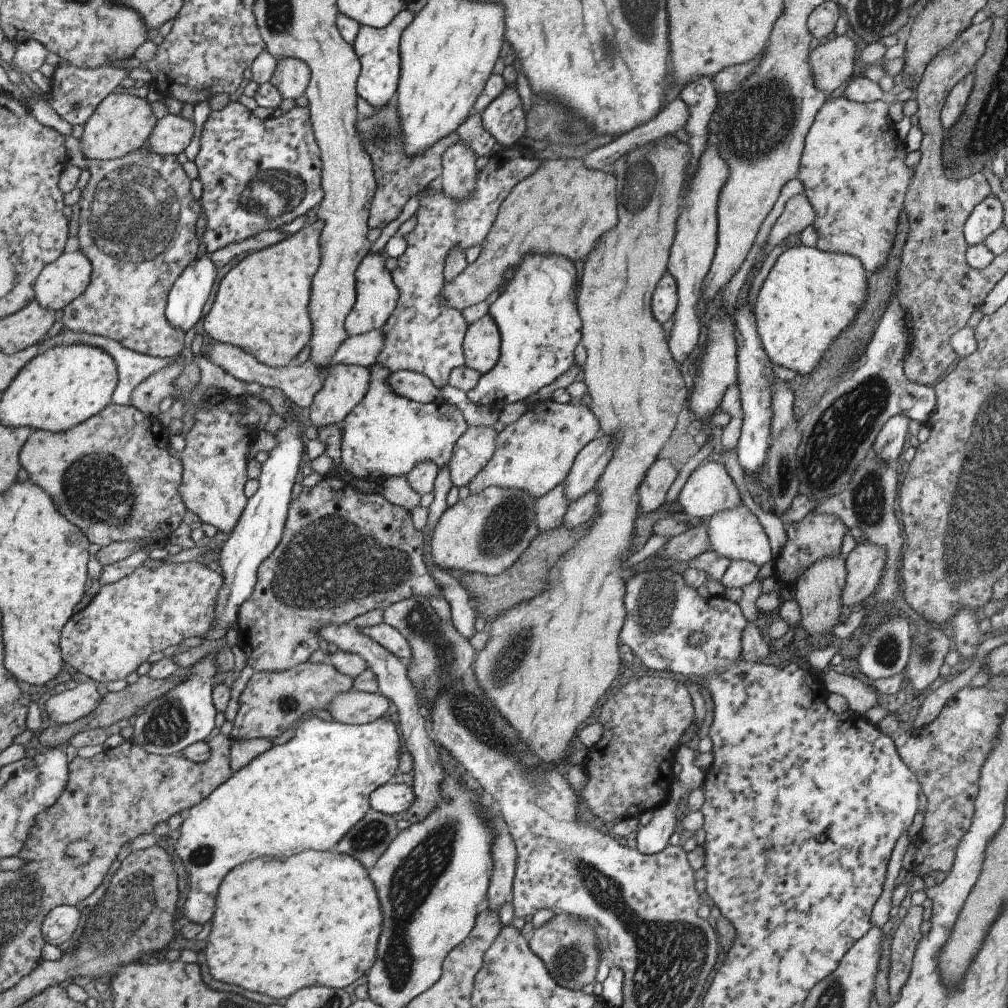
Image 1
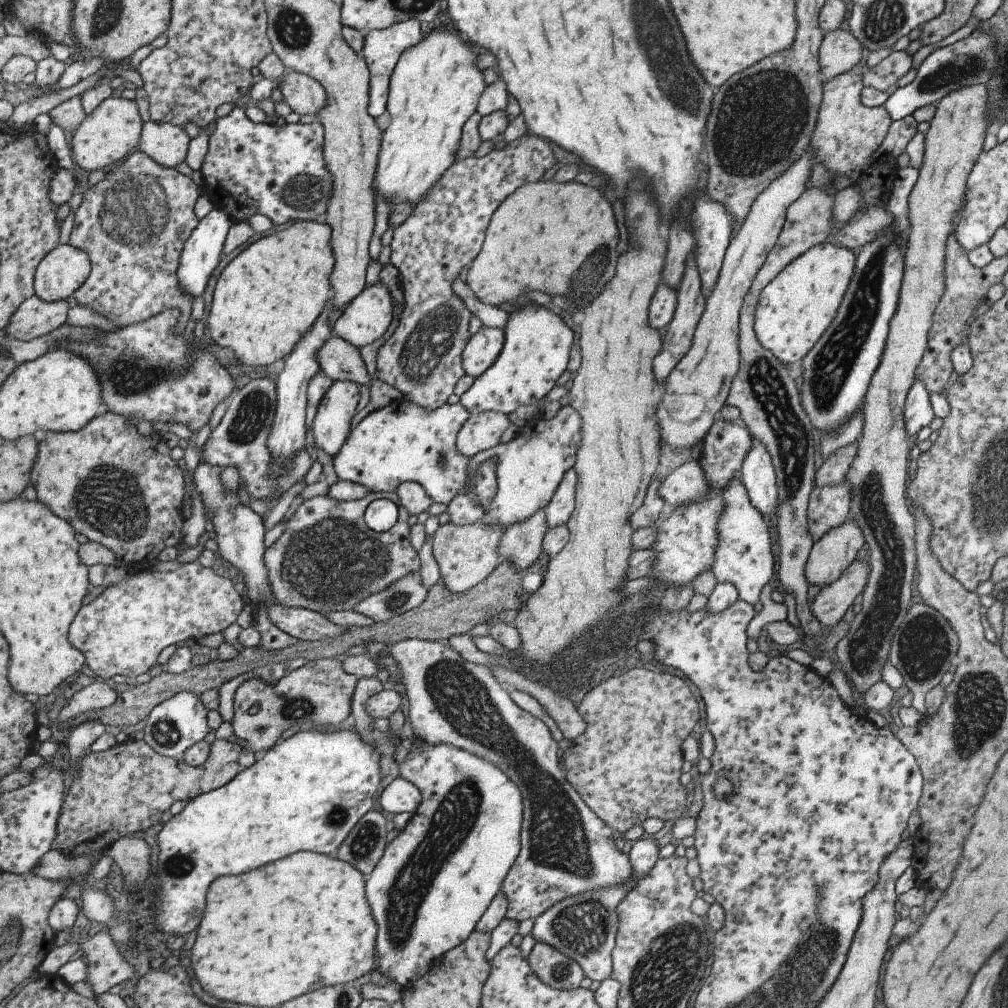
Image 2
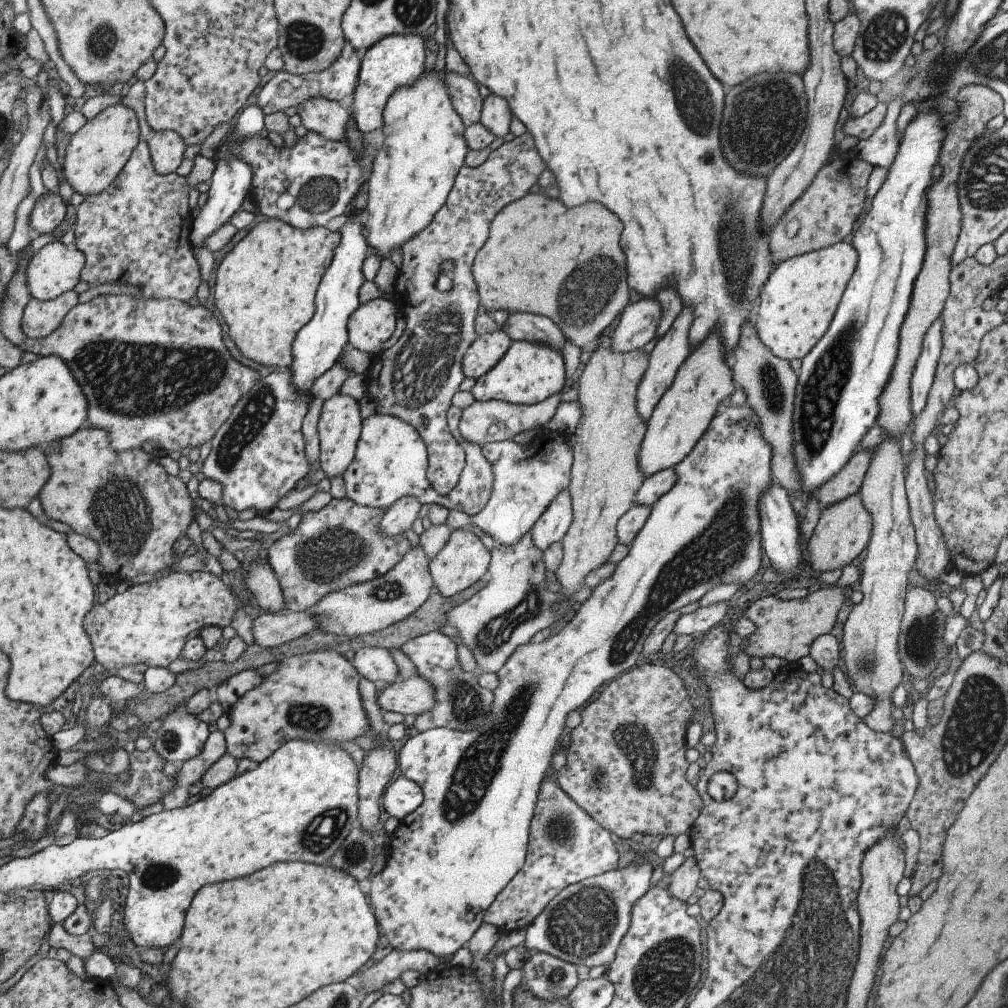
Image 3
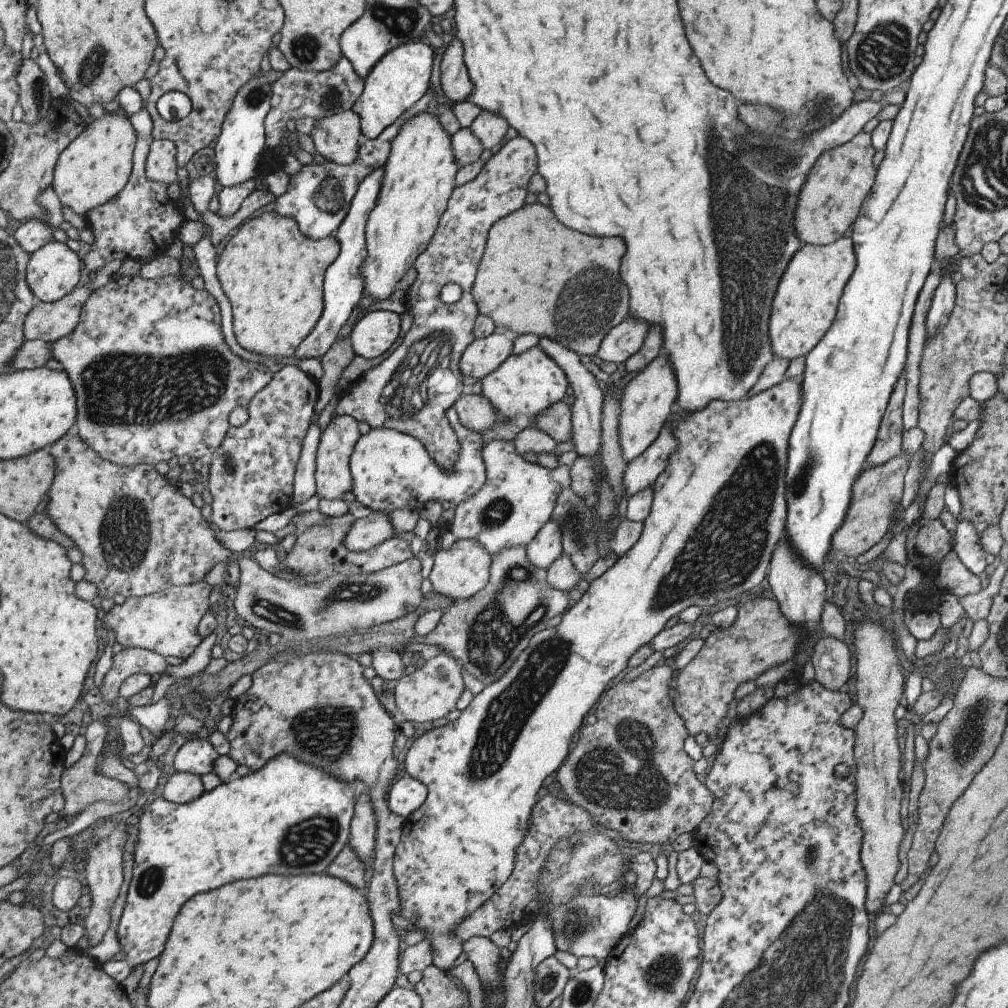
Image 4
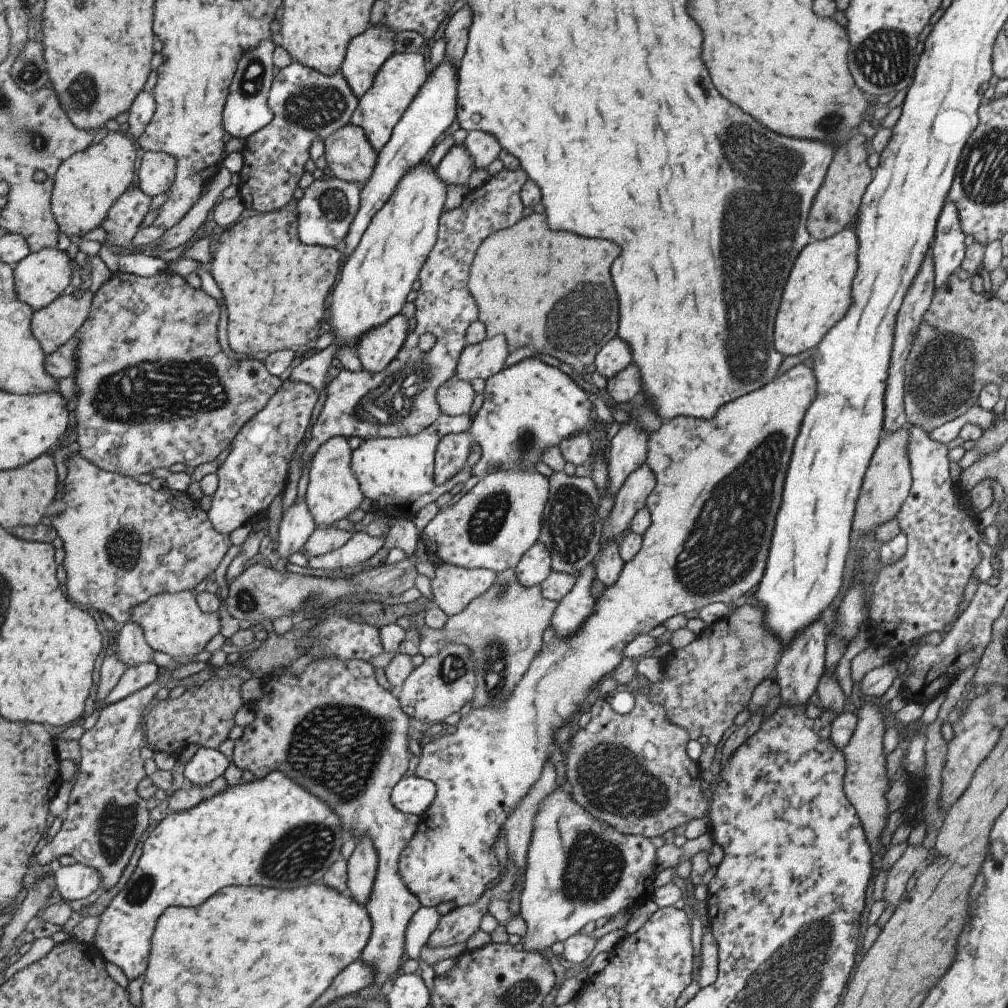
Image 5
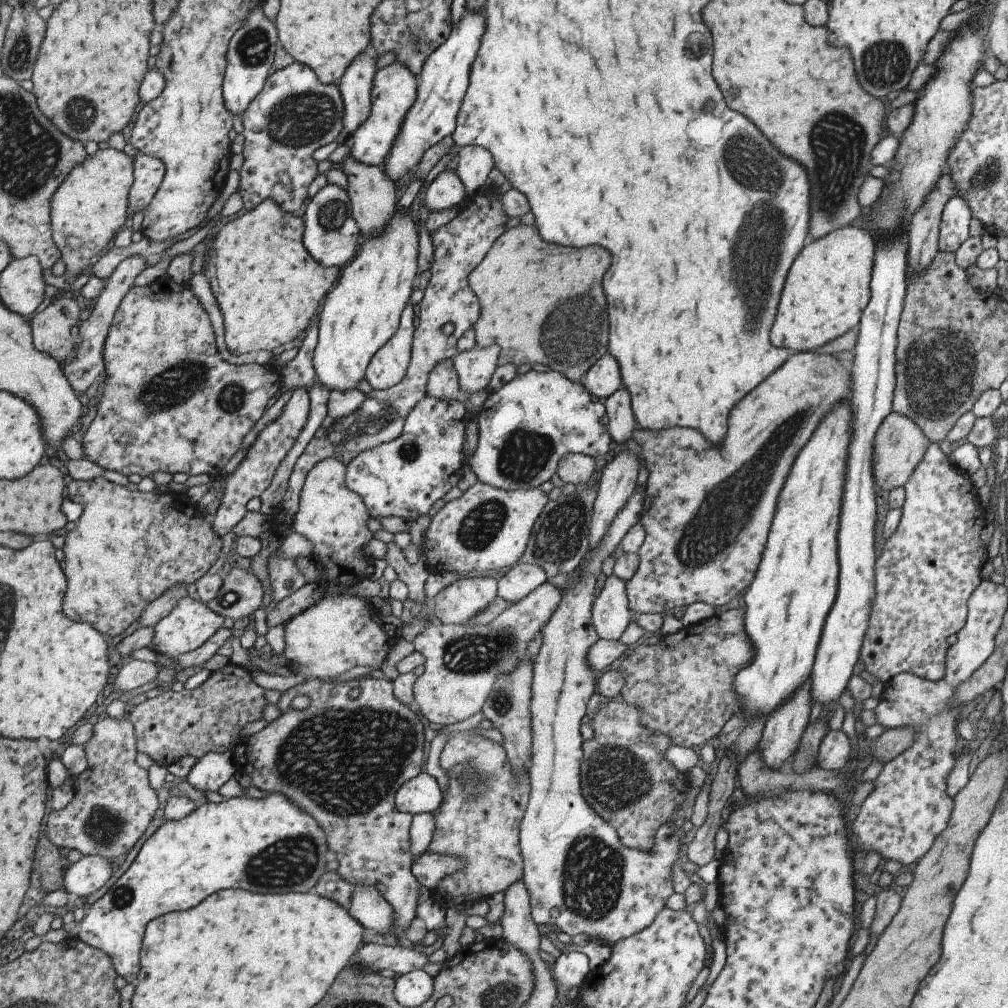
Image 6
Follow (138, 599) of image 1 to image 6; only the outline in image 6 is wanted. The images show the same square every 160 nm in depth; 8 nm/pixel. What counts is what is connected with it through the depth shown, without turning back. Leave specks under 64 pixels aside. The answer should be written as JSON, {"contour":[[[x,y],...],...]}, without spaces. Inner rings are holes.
{"contour":[[[188,595],[178,598],[173,608],[152,626],[149,648],[157,654],[176,657],[201,646],[223,624],[223,617],[215,614],[205,603],[190,599]]]}

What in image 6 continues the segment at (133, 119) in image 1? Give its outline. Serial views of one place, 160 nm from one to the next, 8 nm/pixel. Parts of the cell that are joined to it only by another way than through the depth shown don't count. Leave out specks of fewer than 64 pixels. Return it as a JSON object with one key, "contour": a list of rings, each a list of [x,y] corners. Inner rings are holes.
{"contour":[[[98,148],[67,173],[51,196],[49,214],[52,239],[65,263],[63,277],[79,275],[93,256],[107,245],[125,222],[128,188],[132,183],[132,161],[123,151]]]}

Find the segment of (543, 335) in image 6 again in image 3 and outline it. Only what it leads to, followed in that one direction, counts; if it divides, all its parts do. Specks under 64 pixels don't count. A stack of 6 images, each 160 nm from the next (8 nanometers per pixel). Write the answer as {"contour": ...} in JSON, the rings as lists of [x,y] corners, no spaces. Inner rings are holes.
{"contour":[[[527,192],[523,198],[507,204],[495,214],[489,224],[489,236],[473,260],[471,274],[475,280],[479,306],[482,306],[487,314],[495,310],[509,310],[508,313],[511,314],[541,314],[551,320],[573,345],[578,348],[589,346],[589,342],[593,342],[601,332],[605,332],[607,326],[627,304],[629,290],[625,284],[625,260],[619,248],[619,232],[619,220],[615,220],[615,216],[611,216],[611,212],[607,212],[607,208],[599,206],[597,202],[581,204],[577,208],[565,208],[559,200],[547,198],[541,192]]]}

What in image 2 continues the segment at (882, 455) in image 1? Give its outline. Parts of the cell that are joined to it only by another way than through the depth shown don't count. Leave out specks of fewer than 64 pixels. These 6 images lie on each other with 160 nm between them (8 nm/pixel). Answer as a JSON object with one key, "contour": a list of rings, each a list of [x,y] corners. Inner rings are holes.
{"contour":[[[915,378],[909,388],[903,406],[903,424],[905,432],[912,440],[916,433],[923,427],[927,427],[934,418],[929,401],[929,394],[921,380]]]}

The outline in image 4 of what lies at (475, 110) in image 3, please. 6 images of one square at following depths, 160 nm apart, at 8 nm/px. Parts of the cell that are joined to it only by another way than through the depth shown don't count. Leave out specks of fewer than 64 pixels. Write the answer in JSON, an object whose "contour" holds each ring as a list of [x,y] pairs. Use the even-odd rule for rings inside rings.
{"contour":[[[453,36],[445,46],[439,68],[439,86],[451,102],[463,103],[473,90],[463,63],[463,46],[457,36]]]}

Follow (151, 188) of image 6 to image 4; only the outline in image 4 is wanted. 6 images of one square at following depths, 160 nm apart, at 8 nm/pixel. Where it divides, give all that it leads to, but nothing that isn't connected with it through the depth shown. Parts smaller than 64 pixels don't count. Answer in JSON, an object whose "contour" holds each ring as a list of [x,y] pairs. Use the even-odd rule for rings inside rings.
{"contour":[[[153,140],[144,163],[148,180],[171,185],[177,179],[176,149],[169,140]]]}

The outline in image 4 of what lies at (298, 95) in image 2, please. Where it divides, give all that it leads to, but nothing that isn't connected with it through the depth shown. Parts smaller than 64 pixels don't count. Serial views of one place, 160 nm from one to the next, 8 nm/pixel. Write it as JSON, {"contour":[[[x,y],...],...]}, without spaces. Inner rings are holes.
{"contour":[[[350,109],[325,116],[314,122],[311,139],[323,159],[346,166],[359,154],[359,118]]]}

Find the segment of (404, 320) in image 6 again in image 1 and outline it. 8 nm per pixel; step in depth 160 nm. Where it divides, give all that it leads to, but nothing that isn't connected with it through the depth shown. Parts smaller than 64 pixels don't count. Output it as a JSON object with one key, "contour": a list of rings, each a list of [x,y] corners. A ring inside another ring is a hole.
{"contour":[[[384,252],[367,253],[355,268],[355,302],[344,320],[344,329],[349,337],[376,328],[381,329],[395,308],[398,290],[393,284],[390,272],[385,268],[386,257]]]}

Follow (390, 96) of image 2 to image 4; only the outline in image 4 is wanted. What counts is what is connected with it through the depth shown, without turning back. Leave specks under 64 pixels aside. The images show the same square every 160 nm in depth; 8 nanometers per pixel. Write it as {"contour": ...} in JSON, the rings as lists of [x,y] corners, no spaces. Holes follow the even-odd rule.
{"contour":[[[426,111],[411,116],[391,140],[391,148],[382,168],[383,175],[375,205],[364,225],[366,258],[360,275],[363,278],[364,290],[367,292],[366,303],[391,297],[396,290],[394,285],[409,268],[413,268],[415,258],[423,252],[423,248],[435,233],[439,218],[443,215],[446,203],[455,188],[454,181],[459,171],[449,140],[450,136],[443,130],[439,120]]]}

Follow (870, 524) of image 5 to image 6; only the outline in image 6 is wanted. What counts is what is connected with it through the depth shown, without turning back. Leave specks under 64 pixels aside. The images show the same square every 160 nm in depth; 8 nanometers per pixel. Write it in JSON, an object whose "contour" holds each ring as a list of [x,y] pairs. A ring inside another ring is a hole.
{"contour":[[[889,413],[883,417],[875,431],[871,447],[871,474],[875,491],[898,489],[908,481],[915,465],[926,451],[928,440],[923,436],[920,429],[910,418],[899,413]]]}

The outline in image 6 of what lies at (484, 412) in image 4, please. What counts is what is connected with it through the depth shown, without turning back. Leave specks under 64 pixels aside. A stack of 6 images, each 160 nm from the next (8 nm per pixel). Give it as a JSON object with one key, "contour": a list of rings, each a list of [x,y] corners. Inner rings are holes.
{"contour":[[[451,359],[442,361],[432,369],[427,377],[426,394],[436,399],[457,401],[461,404],[469,398],[468,394],[460,389]]]}

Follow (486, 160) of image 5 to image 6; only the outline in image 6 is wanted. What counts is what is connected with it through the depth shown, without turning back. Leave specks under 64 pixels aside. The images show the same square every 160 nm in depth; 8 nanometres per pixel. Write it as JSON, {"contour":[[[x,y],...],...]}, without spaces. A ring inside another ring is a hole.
{"contour":[[[465,145],[459,149],[454,171],[463,183],[466,195],[484,188],[485,178],[493,166],[493,157],[482,146]]]}

